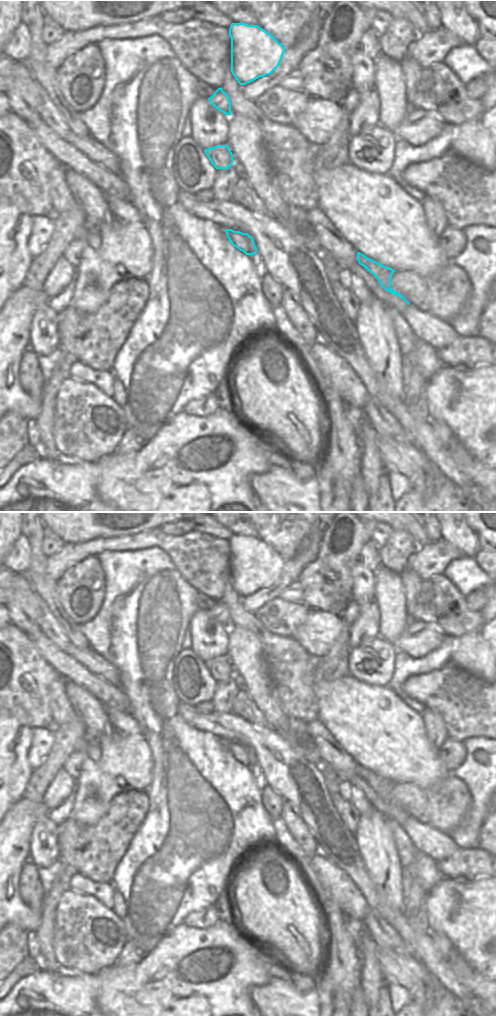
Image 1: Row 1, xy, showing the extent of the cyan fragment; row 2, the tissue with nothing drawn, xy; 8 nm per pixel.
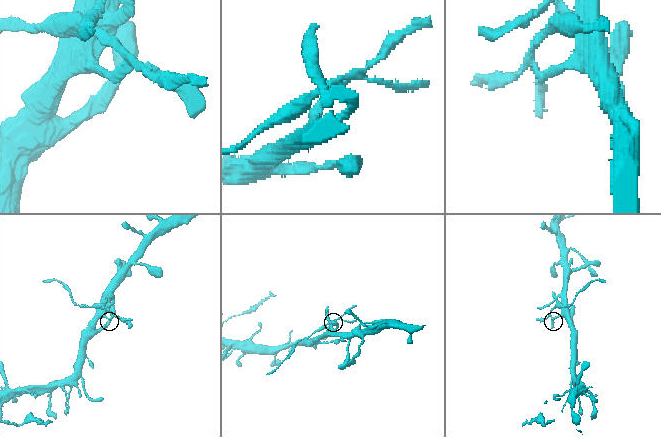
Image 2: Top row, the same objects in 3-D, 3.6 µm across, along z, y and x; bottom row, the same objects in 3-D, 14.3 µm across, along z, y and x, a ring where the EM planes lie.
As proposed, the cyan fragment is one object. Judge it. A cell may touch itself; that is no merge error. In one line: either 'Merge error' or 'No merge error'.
Merge error

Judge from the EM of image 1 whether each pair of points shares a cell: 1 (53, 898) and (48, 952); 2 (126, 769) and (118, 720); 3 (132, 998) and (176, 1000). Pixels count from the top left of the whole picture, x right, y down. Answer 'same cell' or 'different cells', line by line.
1: same cell
2: different cells
3: same cell

